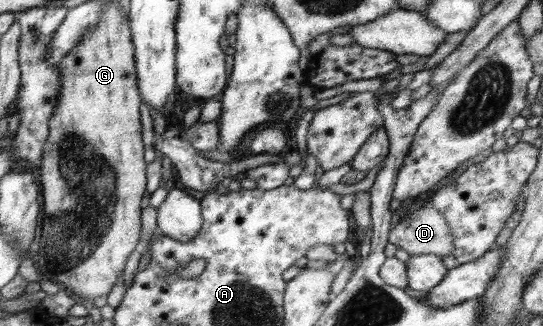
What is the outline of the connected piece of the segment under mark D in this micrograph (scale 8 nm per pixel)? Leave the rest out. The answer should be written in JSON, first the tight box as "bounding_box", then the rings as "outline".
{"bounding_box":[387,203,455,257],"outline":[[[429,203],[404,215],[391,229],[387,241],[405,249],[410,256],[433,254],[441,257],[455,250],[455,237],[451,235],[446,216]]]}

